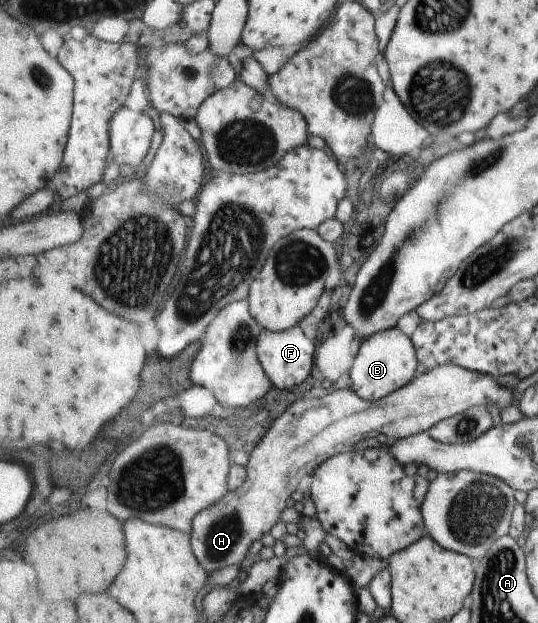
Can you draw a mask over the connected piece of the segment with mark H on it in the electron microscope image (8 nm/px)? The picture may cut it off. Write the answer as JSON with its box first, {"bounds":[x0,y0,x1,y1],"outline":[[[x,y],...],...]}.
{"bounds":[192,364,515,574],"outline":[[[448,364],[428,370],[417,376],[401,390],[378,401],[368,401],[360,397],[351,387],[336,390],[321,398],[305,397],[292,404],[283,416],[280,416],[264,435],[263,440],[253,449],[247,464],[248,477],[243,486],[229,491],[217,504],[206,508],[192,522],[192,547],[197,560],[208,570],[209,574],[223,568],[241,564],[251,550],[255,540],[261,540],[273,530],[279,522],[283,510],[289,504],[289,498],[295,490],[303,490],[311,476],[326,460],[347,452],[361,440],[385,435],[388,440],[411,437],[428,431],[442,420],[467,411],[471,407],[487,407],[497,404],[499,410],[511,406],[515,400],[515,390],[501,386],[497,378],[468,368]]]}

